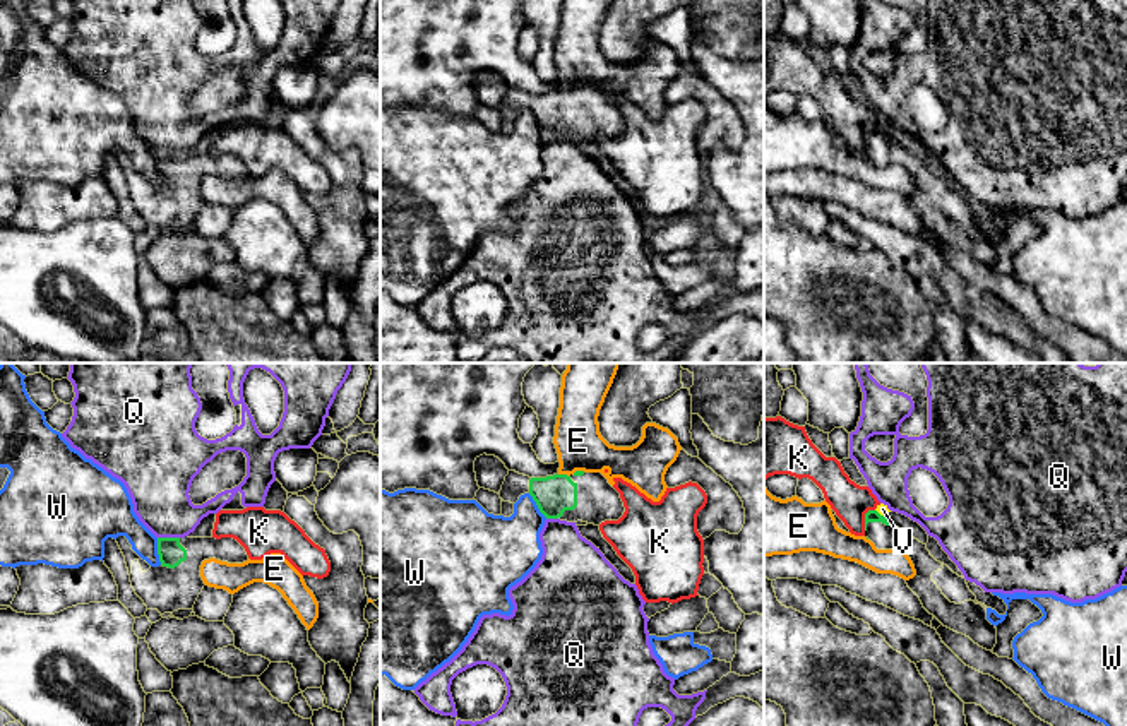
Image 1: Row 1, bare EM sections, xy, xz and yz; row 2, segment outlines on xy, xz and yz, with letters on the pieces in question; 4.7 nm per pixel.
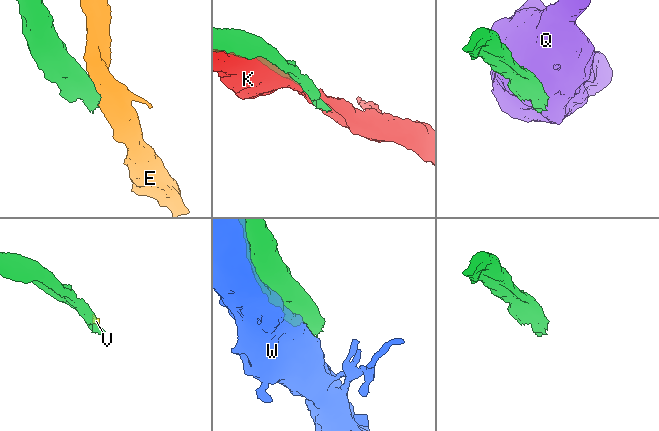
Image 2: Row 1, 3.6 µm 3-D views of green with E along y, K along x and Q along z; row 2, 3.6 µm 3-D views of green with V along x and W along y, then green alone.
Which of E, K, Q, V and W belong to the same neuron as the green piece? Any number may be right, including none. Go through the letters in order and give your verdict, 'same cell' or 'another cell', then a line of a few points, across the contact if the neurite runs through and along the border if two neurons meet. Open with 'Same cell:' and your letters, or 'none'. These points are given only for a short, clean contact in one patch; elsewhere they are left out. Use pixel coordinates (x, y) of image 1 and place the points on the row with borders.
Same cell: none
E: another cell
K: another cell
Q: another cell
V: another cell; line yz (876, 509), (886, 517)
W: another cell

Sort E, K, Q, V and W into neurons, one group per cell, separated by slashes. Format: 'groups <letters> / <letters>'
groups E / K V / Q / W

